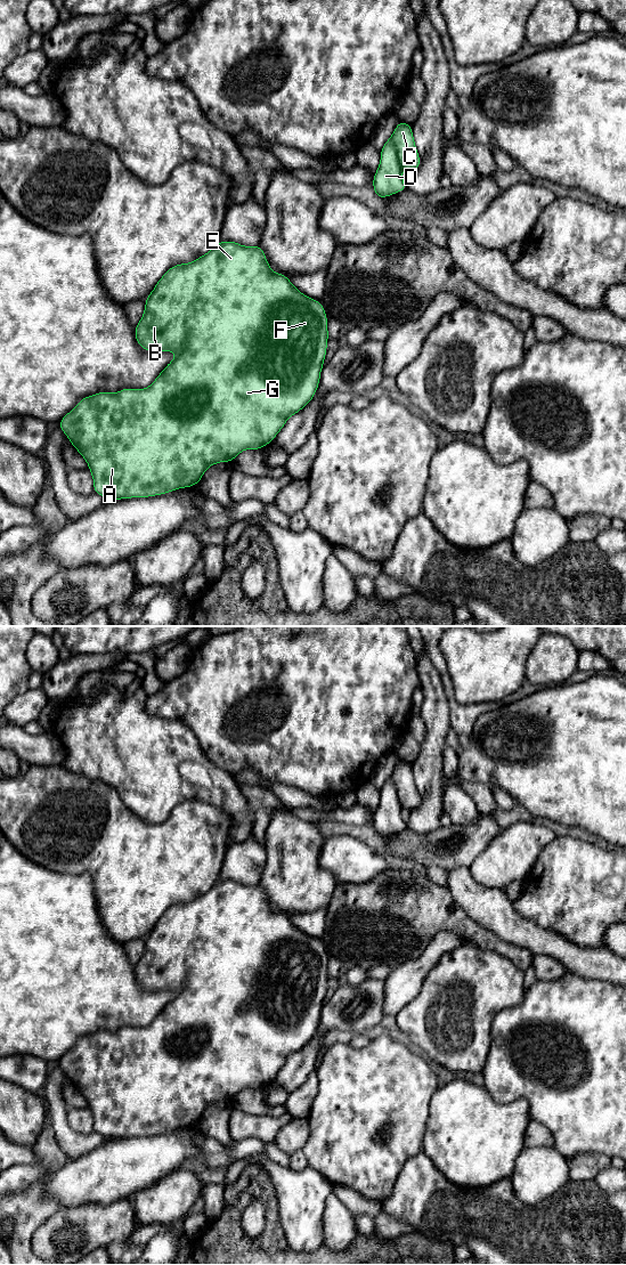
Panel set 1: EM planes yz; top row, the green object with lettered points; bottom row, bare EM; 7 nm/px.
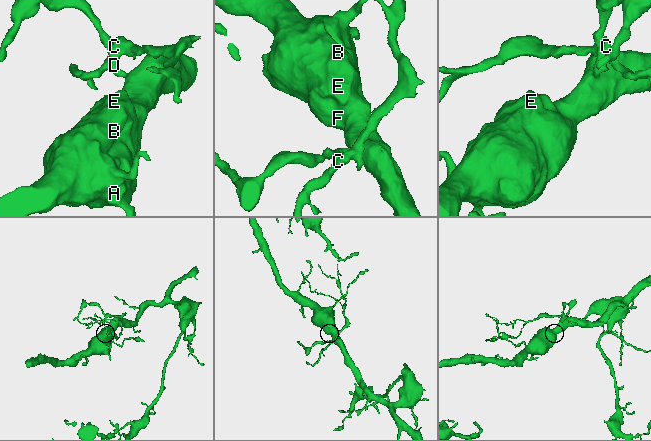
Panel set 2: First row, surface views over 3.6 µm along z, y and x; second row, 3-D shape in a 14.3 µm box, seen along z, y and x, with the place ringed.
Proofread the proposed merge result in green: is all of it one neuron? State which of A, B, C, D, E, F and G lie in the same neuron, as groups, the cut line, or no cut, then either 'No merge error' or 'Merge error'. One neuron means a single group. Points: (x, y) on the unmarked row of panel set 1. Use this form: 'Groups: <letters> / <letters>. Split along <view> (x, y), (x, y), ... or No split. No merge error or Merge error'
Groups: A B D E F G / C. Split along yz (390, 776), (403, 807). Merge error

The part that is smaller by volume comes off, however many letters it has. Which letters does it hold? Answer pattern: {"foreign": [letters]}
{"foreign": ["C"]}

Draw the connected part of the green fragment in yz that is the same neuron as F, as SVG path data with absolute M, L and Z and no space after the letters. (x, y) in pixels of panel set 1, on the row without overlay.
M233 879L218 881L206 893L189 902L169 907L146 936L144 954L135 967L137 982L146 990L172 990L177 995L145 1028L125 1027L115 1032L100 1030L82 1037L58 1064L87 1100L94 1118L94 1132L111 1138L151 1136L198 1124L206 1108L219 1101L233 1101L245 1088L259 1088L271 1081L286 1060L315 1036L326 996L327 955L320 940L300 931L288 916L274 911L260 884L245 885Z

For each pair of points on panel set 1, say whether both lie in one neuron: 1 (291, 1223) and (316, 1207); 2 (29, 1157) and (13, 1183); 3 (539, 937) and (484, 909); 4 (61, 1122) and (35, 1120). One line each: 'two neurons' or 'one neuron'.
1: one neuron
2: two neurons
3: one neuron
4: two neurons

